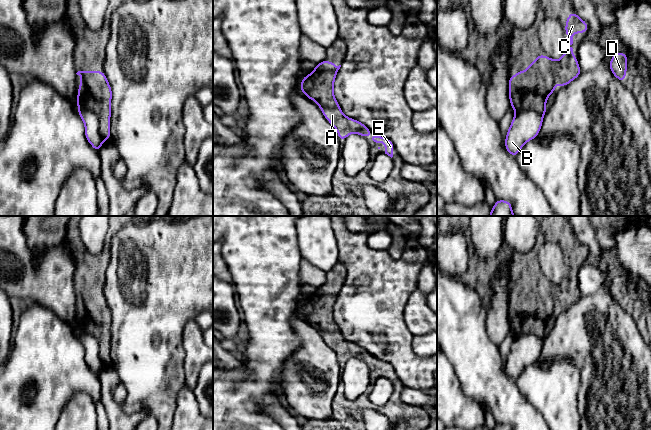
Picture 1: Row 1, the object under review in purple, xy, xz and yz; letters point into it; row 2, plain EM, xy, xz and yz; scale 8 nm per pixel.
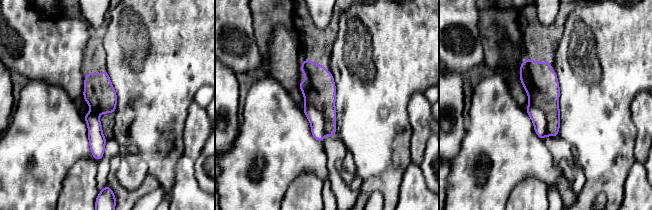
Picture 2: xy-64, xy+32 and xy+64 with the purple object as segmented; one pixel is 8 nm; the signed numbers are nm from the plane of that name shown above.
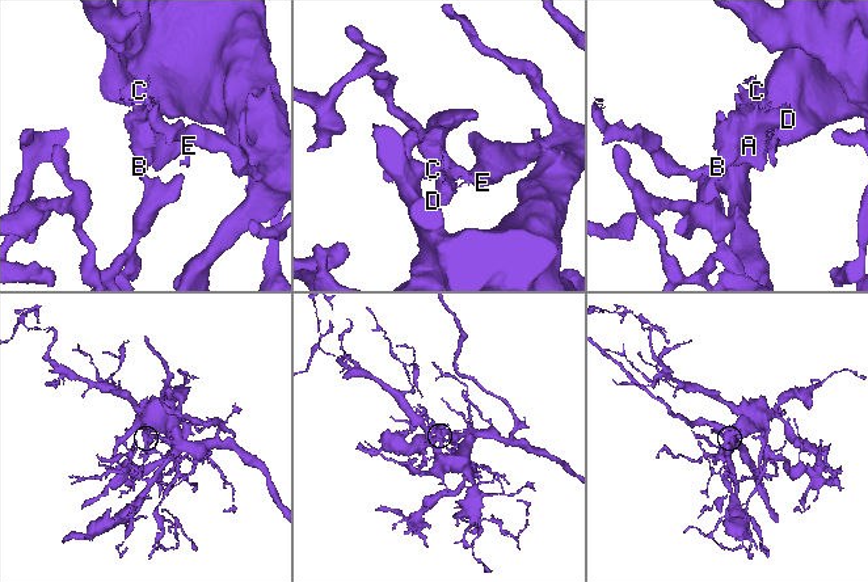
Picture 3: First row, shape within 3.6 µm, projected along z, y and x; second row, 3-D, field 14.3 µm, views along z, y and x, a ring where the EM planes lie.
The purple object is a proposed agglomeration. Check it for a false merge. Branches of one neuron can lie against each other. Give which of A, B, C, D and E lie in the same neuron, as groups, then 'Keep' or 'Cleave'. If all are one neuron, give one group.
Groups: A C D E / B. Cleave

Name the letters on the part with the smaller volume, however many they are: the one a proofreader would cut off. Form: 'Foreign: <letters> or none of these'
Foreign: A, C, D, E

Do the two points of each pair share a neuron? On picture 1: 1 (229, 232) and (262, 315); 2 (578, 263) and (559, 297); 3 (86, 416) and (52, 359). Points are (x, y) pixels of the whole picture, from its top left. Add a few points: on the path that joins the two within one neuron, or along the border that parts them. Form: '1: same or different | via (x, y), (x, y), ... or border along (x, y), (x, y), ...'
1: same | via (250, 253), (262, 265), (262, 294)
2: same | via (573, 271), (567, 289)
3: different | border along (94, 401), (85, 393), (74, 393), (60, 414)

